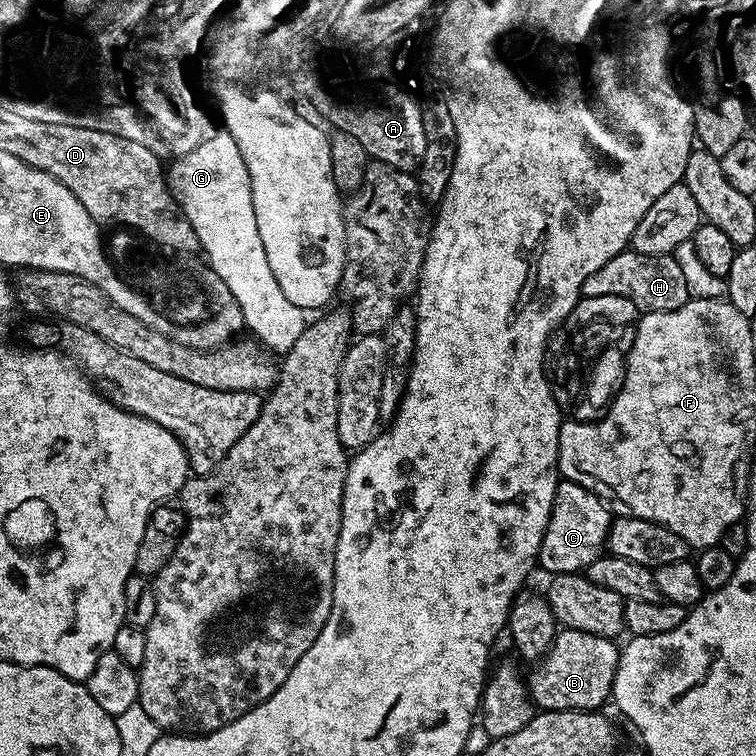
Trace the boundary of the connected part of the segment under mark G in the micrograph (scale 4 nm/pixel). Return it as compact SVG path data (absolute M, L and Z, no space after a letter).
M218 130L202 146L190 150L190 154L175 157L167 169L167 178L171 190L178 197L183 216L190 222L197 234L202 254L208 258L211 275L222 278L222 282L234 294L240 307L240 315L253 337L273 354L283 354L298 342L302 330L306 326L305 309L294 306L282 294L282 286L278 286L278 278L274 278L274 270L270 270L270 262L266 262L266 249L262 247L262 238L258 234L258 218L254 218L254 198L250 186L250 170L246 170L246 162L242 158L240 143L230 131Z

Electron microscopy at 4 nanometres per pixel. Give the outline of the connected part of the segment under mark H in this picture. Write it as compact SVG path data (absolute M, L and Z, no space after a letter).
M631 250L619 252L602 270L594 270L586 282L582 282L580 295L583 298L602 298L602 294L614 294L618 298L630 298L641 313L665 312L678 310L689 300L686 290L686 277L678 267L675 255L655 256L654 254L638 254Z

